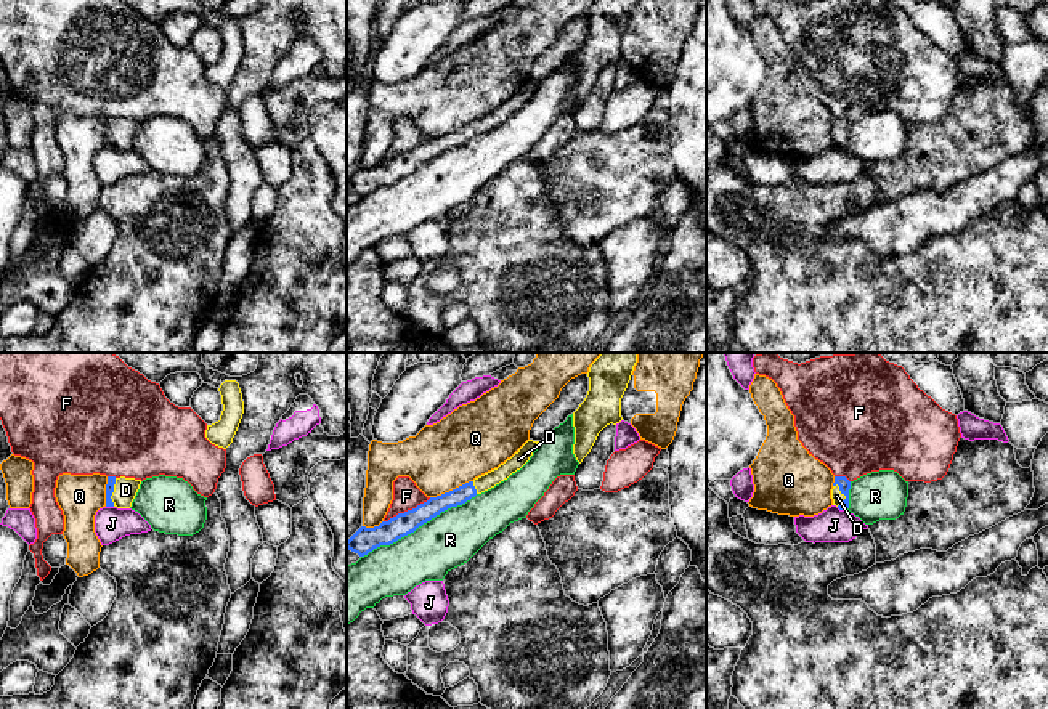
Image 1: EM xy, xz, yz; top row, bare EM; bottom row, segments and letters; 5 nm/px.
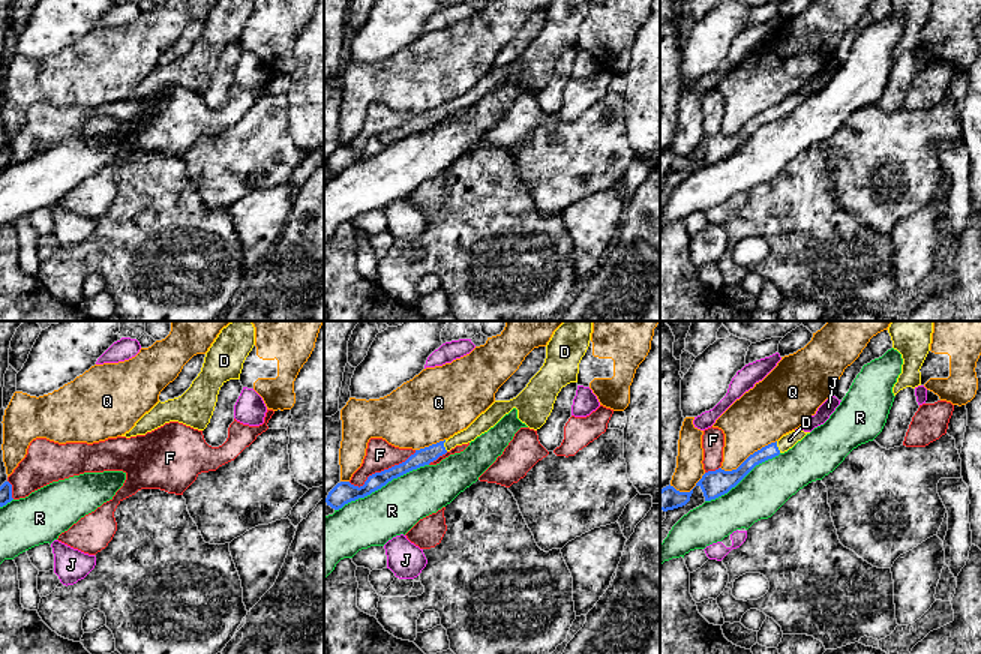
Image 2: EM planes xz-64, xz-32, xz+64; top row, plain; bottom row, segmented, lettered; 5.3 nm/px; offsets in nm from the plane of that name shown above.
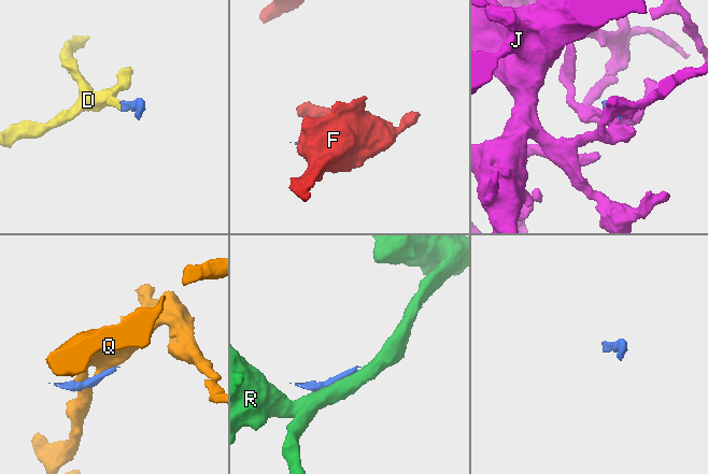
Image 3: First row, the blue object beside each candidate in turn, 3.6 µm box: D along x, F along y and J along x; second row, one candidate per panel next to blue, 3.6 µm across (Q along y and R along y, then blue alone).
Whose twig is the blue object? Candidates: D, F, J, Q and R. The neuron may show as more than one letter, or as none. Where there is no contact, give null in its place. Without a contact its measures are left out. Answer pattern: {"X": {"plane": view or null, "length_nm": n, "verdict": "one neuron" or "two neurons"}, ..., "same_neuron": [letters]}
{"D": {"plane": "yz", "length_nm": 120, "verdict": "one neuron"}, "F": {"plane": "xz", "length_nm": 260, "verdict": "two neurons"}, "J": {"plane": "yz", "length_nm": 60, "verdict": "two neurons"}, "Q": {"plane": "xz", "length_nm": 240, "verdict": "two neurons"}, "R": {"plane": "xz", "length_nm": 650, "verdict": "two neurons"}, "same_neuron": ["D"]}

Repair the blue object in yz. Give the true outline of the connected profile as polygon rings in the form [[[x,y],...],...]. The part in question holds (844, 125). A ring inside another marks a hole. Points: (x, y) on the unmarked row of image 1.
[[[835,117],[831,140],[833,146],[836,146],[839,151],[849,149],[849,130],[851,122],[846,117]]]

